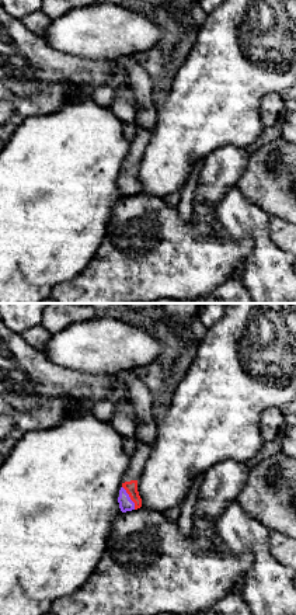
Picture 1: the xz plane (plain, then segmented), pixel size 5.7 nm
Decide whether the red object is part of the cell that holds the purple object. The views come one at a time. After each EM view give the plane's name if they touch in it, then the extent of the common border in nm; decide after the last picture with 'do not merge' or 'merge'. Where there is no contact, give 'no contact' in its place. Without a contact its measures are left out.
contact in xz; length 150 nm

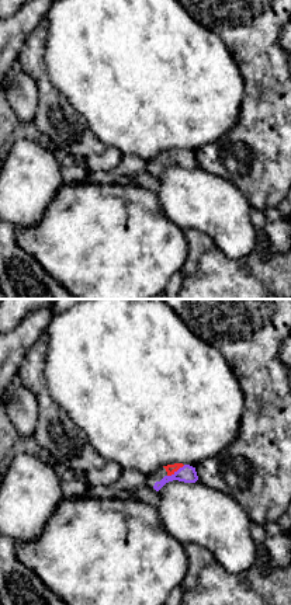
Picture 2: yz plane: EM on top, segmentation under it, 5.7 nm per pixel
contact in yz; length 120 nm

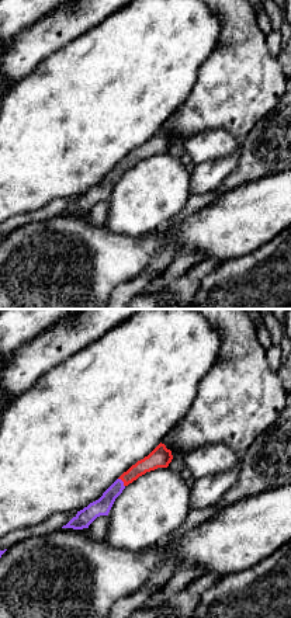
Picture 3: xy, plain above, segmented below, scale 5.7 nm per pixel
contact in xy; length 70 nm

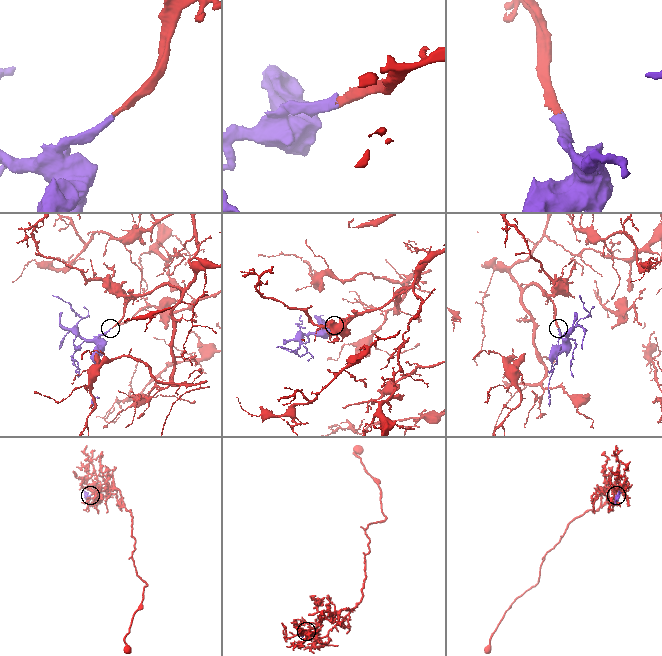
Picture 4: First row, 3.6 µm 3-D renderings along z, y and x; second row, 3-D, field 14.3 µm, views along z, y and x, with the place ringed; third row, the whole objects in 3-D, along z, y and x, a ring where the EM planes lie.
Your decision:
merge

